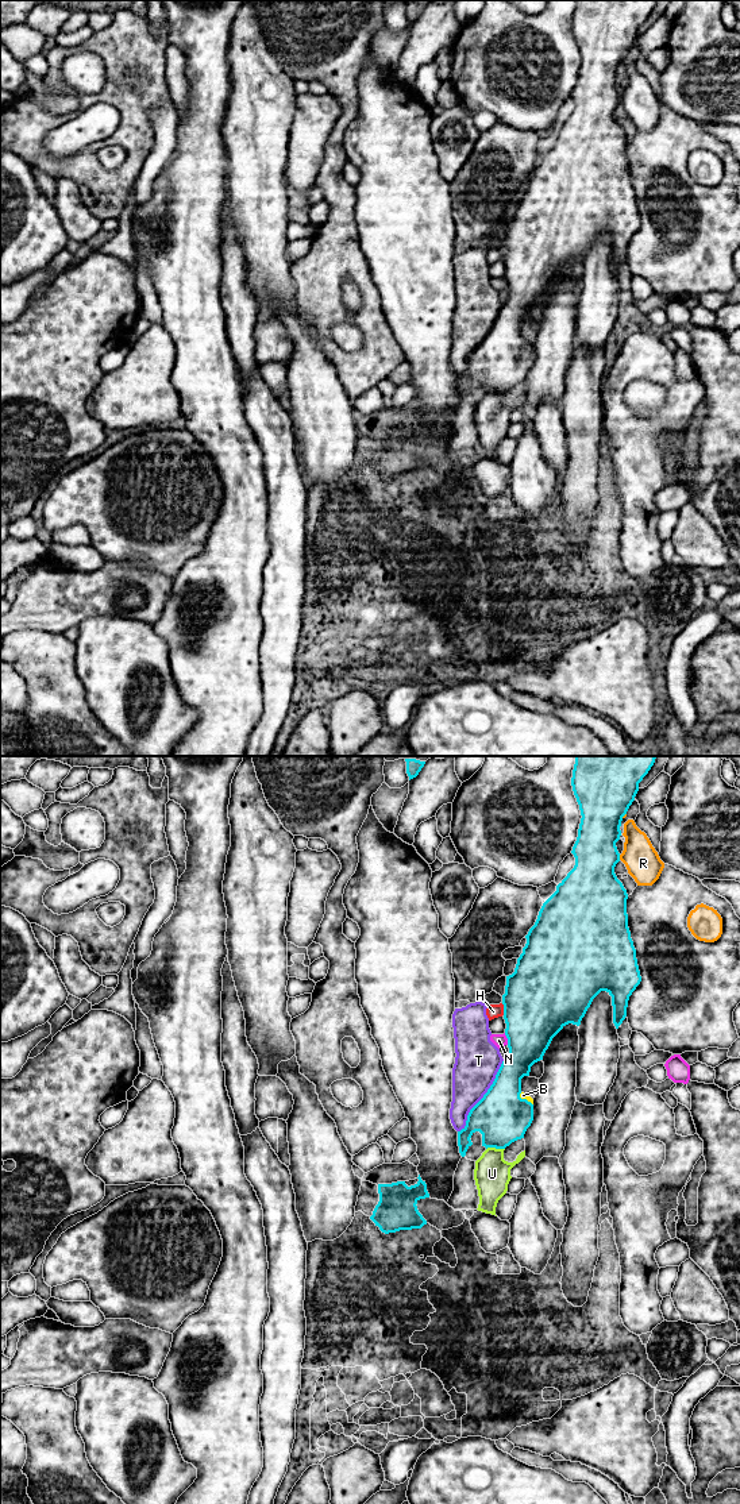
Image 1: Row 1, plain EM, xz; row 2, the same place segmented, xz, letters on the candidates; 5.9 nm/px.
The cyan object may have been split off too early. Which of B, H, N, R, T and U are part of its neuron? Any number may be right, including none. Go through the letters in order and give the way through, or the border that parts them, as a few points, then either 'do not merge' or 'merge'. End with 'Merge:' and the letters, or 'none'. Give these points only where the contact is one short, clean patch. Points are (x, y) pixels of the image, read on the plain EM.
B: merge
H: do not merge
N: do not merge
R: do not merge
T: do not merge
U: do not merge
Merge: B

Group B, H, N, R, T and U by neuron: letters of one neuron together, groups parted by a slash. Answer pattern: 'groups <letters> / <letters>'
groups B / H / N / R / T / U

